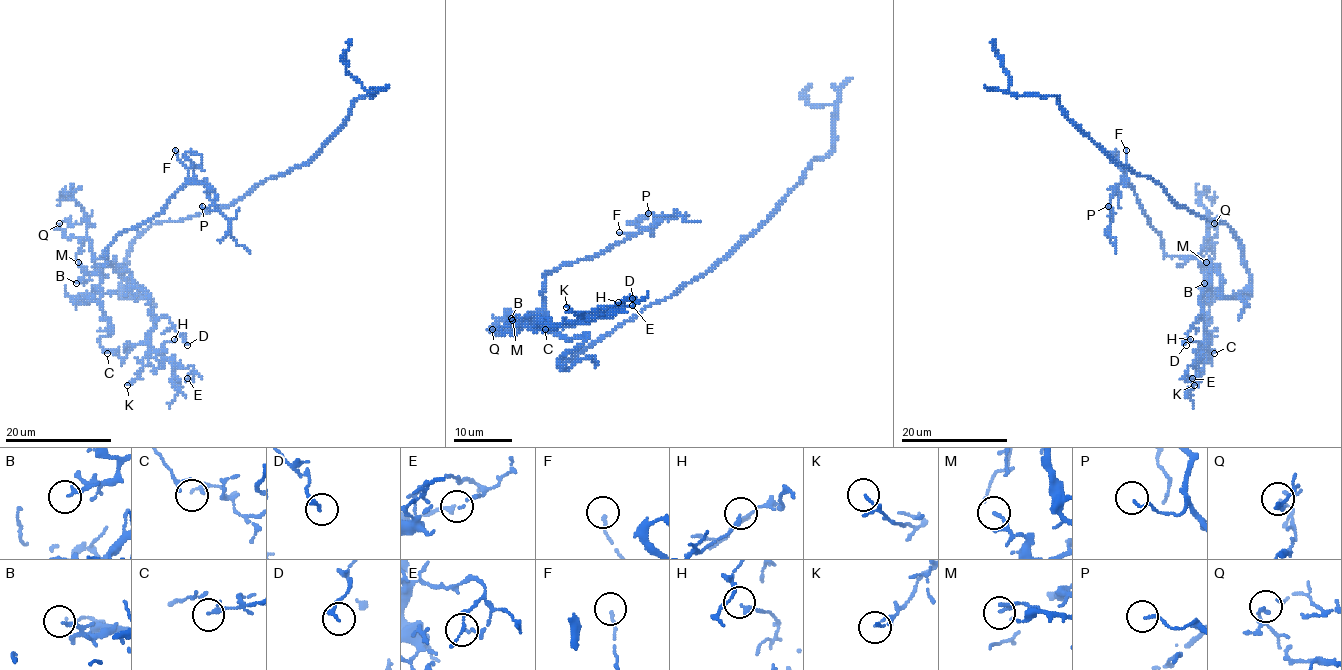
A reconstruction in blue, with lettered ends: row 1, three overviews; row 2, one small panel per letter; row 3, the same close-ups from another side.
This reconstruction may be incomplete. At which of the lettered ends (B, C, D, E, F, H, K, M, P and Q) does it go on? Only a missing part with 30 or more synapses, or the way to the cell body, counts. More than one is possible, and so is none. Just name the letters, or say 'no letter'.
no letter

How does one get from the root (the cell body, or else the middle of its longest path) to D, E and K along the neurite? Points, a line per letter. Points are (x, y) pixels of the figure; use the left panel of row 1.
D: (146, 230), (133, 243), (122, 290), (146, 294), (121, 266), (150, 310), (165, 315), (187, 345)
E: (146, 230), (133, 243), (122, 290), (146, 294), (121, 266), (149, 299), (150, 345), (191, 366), (187, 378)
K: (146, 230), (122, 277), (125, 293), (143, 297), (119, 267), (154, 318), (150, 351), (127, 385)

